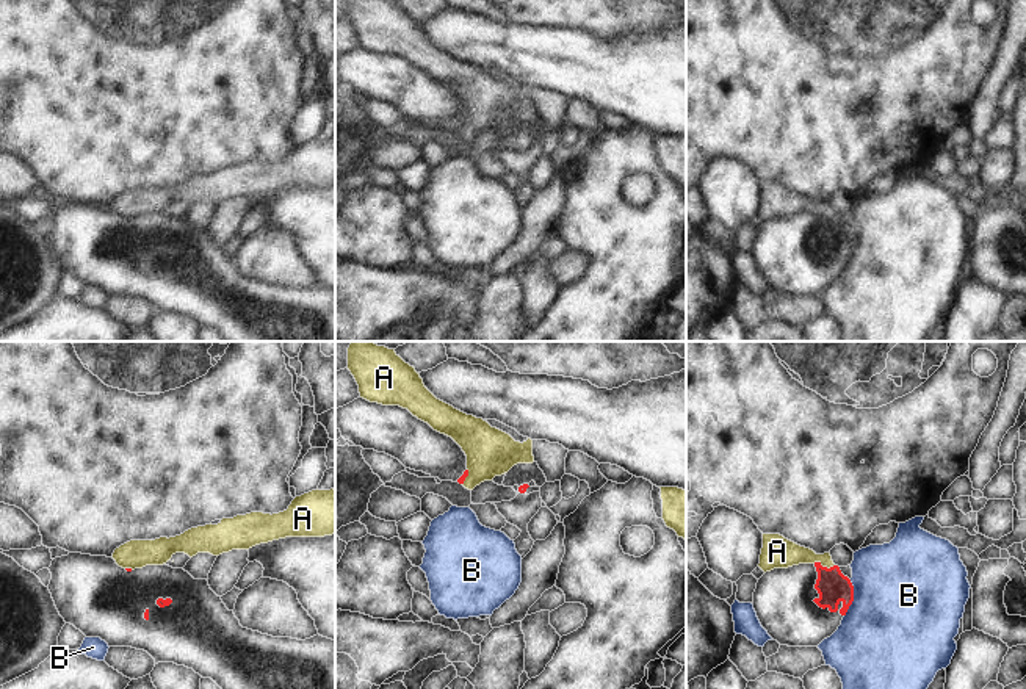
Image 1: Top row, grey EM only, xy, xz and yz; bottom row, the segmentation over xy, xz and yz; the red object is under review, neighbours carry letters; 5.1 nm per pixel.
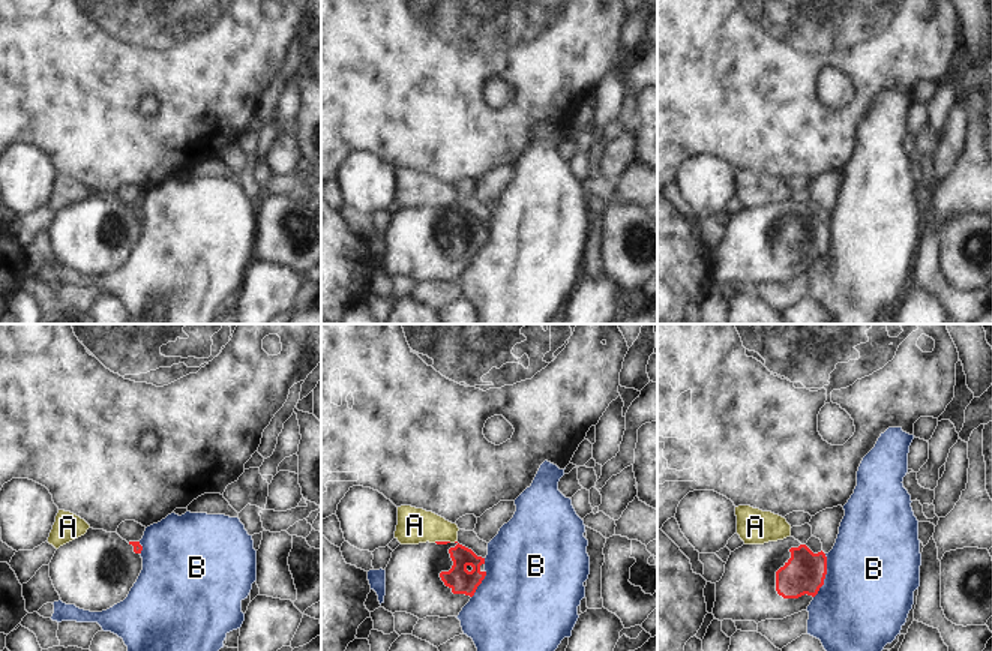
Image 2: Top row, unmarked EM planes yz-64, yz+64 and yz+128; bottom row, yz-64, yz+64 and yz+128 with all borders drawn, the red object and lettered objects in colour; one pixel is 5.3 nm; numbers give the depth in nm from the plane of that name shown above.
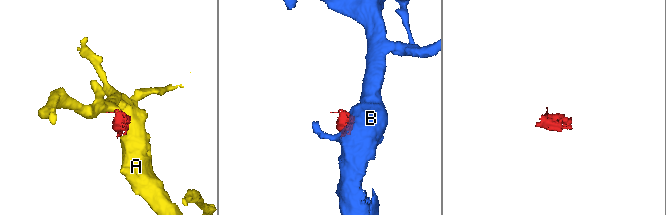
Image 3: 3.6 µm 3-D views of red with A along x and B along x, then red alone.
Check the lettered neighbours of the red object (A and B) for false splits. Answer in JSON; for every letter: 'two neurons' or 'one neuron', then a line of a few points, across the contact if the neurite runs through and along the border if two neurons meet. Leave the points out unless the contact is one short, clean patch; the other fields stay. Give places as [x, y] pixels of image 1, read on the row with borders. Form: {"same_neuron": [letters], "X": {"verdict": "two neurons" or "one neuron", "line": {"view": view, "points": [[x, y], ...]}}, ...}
{"same_neuron": [], "A": {"verdict": "two neurons", "line": {"view": "yz", "points": [[813, 562], [823, 567], [834, 566]]}}, "B": {"verdict": "two neurons", "line": {"view": "yz", "points": [[851, 580], [852, 603], [845, 616]]}}}

